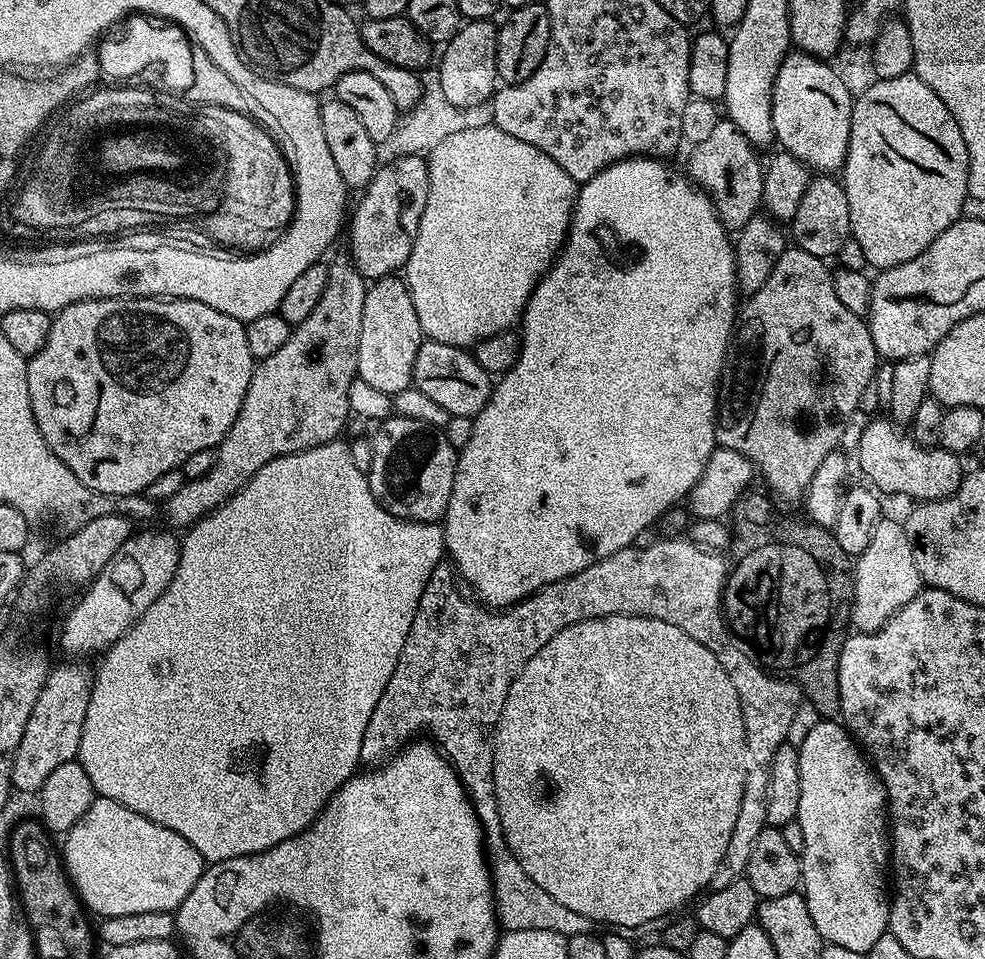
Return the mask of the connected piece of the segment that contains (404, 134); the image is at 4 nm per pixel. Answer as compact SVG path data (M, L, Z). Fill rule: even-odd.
M439 67L426 68L420 77L424 85L422 98L408 114L401 117L393 133L385 141L376 145L376 157L381 163L393 161L396 157L427 154L451 134L458 134L461 130L481 129L482 126L493 125L493 106L490 102L460 108L447 101L446 94L443 93Z

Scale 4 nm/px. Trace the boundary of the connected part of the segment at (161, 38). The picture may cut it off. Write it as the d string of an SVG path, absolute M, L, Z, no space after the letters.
M144 16L129 17L117 36L108 34L99 41L100 68L112 82L133 82L163 95L185 95L194 82L192 42L176 25L161 24Z

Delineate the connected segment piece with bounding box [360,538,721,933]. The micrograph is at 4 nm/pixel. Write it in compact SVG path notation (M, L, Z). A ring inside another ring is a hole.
M660 538L656 544L646 546L645 549L631 547L618 550L618 554L596 560L586 566L586 570L570 578L550 582L532 596L499 610L452 592L454 568L451 563L441 562L430 574L430 582L426 582L422 598L418 598L418 610L414 614L414 622L410 622L410 634L406 634L406 646L402 646L398 666L394 666L394 674L390 674L390 682L386 682L386 690L382 690L378 706L374 706L374 714L370 714L366 734L362 734L360 758L365 765L379 765L413 738L424 734L424 731L429 732L427 735L439 745L458 774L462 786L468 792L468 799L472 801L472 808L480 819L480 826L484 829L484 850L488 858L488 871L492 873L496 918L504 932L554 930L565 933L566 926L577 923L572 912L557 907L554 898L546 894L546 890L542 890L542 886L538 886L538 882L534 882L534 878L530 878L526 870L522 870L518 858L514 858L514 854L508 849L508 843L504 841L504 831L498 814L498 798L494 794L492 737L510 686L518 678L518 674L522 674L526 662L530 662L530 658L534 658L534 654L538 654L538 650L542 650L542 646L546 646L546 642L550 642L554 634L583 620L603 616L664 616L674 618L674 626L684 624L684 630L690 630L690 634L700 632L702 642L702 626L706 622L714 622L717 616L716 596L720 596L720 567L720 559L713 549L703 548L690 538Z

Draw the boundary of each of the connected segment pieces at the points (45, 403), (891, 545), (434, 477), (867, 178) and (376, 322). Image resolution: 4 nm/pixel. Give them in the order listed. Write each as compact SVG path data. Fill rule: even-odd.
M121 298L118 300L83 300L77 304L66 306L55 313L50 326L50 338L46 338L46 346L37 356L28 360L28 389L30 390L30 406L34 410L34 418L38 422L38 430L58 458L75 476L90 490L107 496L123 496L131 498L135 492L147 493L150 482L166 470L174 470L184 466L191 456L199 452L215 450L226 438L230 426L238 418L238 410L242 410L242 402L246 398L246 390L250 386L250 378L254 361L250 354L250 346L246 343L245 321L230 318L230 314L222 314L222 310L214 310L206 306L206 302L178 300L175 298Z
M882 518L876 523L870 546L855 557L854 571L850 624L856 632L876 632L886 626L892 615L914 599L922 587L912 543L899 519Z
M393 414L387 420L379 421L376 433L370 436L374 450L374 462L370 462L370 470L366 474L368 485L376 501L390 514L403 520L434 524L443 521L450 490L454 490L454 474L456 473L456 457L458 450L447 440L444 430L436 428L424 421Z
M909 74L898 78L886 78L885 80L873 79L871 83L872 85L861 96L859 93L855 97L852 105L850 146L844 159L842 183L850 208L851 239L856 240L858 246L862 246L863 252L866 253L869 269L883 270L918 258L918 254L922 254L922 250L926 250L926 246L930 246L930 242L934 242L934 238L938 238L938 234L942 234L954 221L961 219L963 212L960 211L964 208L964 200L969 199L968 151L966 150L966 142L962 142L962 130L958 130L958 122L954 122L950 110L942 102L942 98L938 98L938 94L934 94L934 90L930 90L930 86L926 86L926 82L922 82L922 78Z
M396 274L371 281L366 302L362 305L357 377L370 382L370 386L375 386L390 397L413 387L414 358L418 358L418 350L424 339L424 331L418 326L418 314L414 314L414 302L410 302L407 283Z

